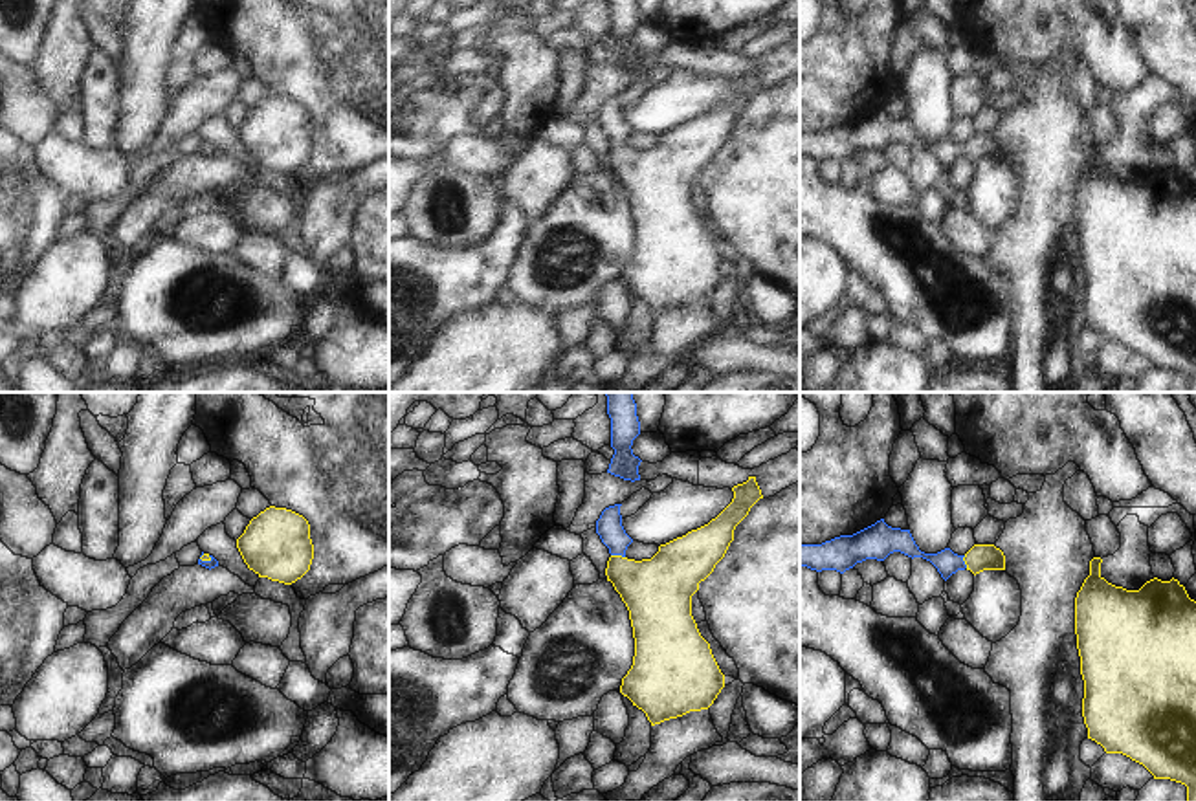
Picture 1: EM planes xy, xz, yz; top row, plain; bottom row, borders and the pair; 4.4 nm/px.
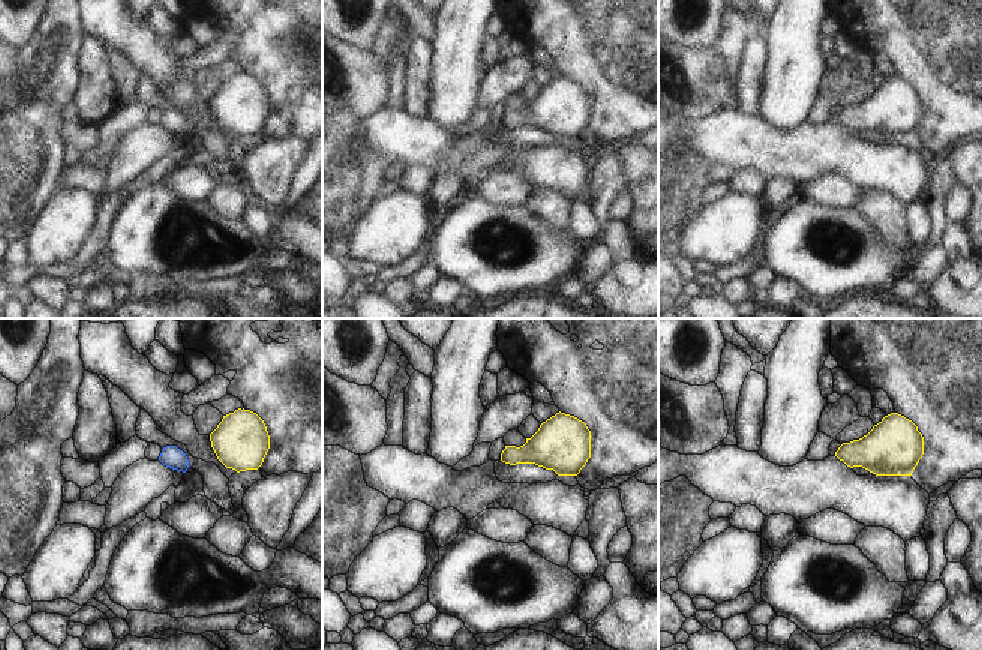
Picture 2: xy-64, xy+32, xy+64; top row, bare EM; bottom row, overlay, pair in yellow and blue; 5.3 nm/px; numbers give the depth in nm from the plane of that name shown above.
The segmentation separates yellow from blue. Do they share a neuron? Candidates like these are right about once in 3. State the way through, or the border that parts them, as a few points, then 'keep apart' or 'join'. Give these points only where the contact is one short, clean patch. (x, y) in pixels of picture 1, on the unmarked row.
across xz (657, 182), (619, 145), (617, 129), (609, 118) | join

